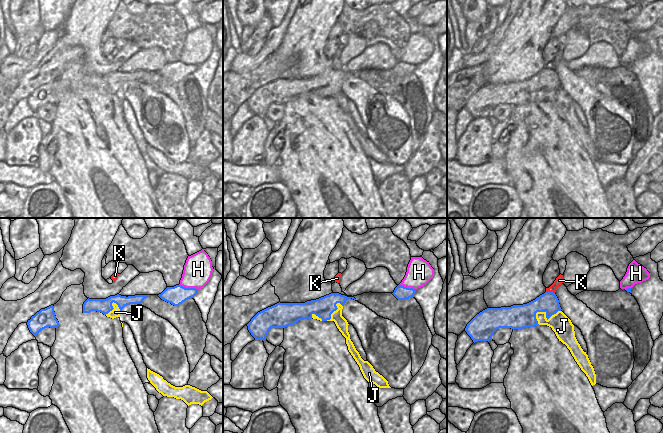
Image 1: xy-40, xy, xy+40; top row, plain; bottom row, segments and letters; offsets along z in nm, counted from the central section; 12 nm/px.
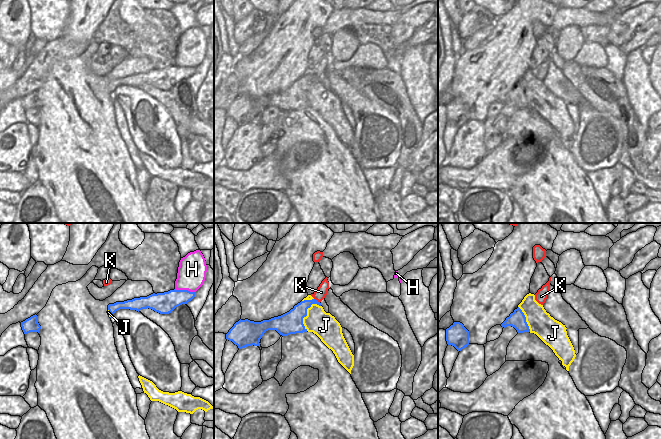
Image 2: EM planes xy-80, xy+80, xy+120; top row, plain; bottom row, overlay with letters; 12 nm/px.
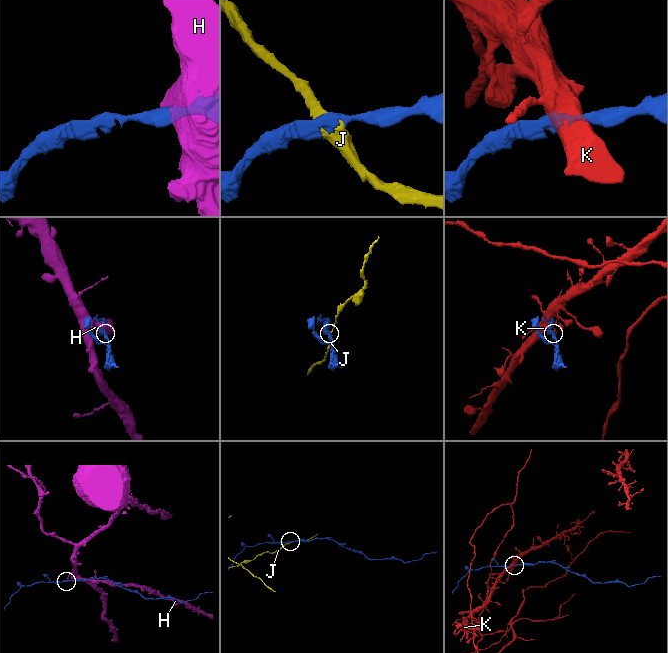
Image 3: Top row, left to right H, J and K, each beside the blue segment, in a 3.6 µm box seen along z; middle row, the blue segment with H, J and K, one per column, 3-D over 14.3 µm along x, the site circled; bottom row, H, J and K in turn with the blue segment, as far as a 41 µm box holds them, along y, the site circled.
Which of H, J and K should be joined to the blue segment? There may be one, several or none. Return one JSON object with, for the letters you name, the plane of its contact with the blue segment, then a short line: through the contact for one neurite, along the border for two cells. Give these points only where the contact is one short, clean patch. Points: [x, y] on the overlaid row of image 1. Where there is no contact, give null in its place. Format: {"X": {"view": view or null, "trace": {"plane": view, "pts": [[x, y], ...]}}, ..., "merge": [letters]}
{"merge": []}

